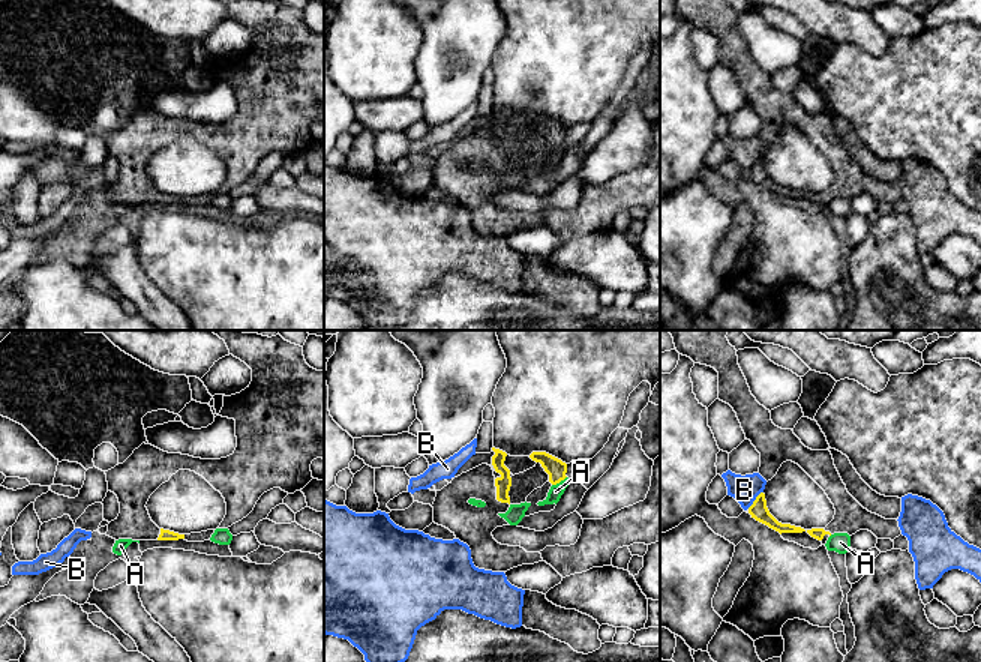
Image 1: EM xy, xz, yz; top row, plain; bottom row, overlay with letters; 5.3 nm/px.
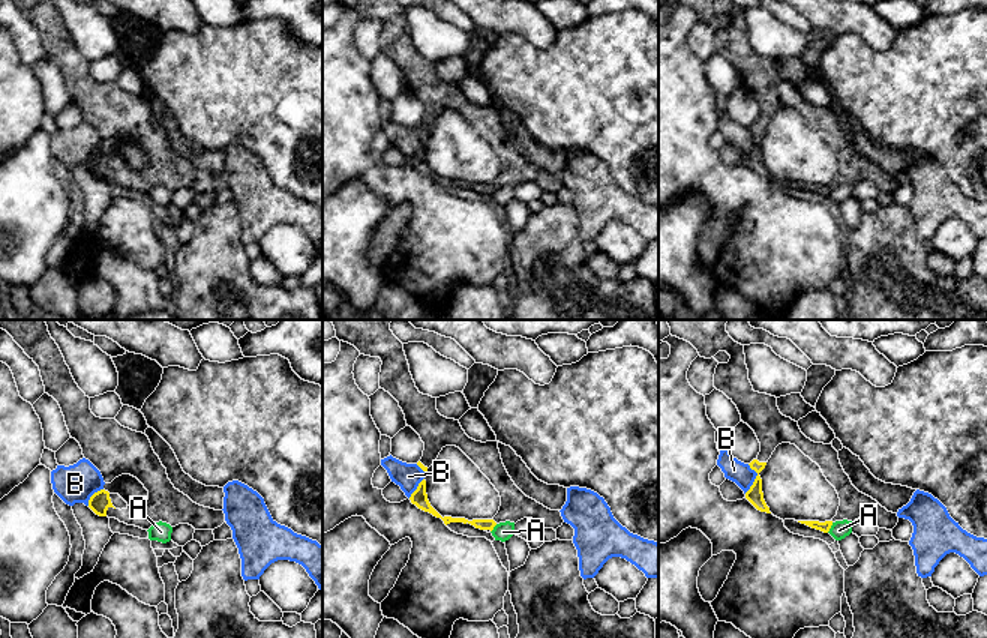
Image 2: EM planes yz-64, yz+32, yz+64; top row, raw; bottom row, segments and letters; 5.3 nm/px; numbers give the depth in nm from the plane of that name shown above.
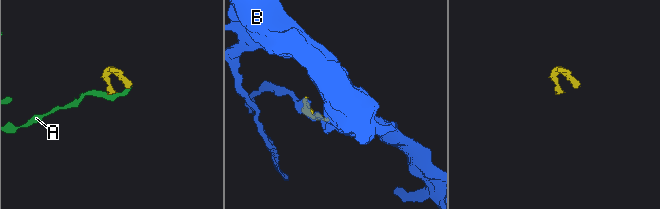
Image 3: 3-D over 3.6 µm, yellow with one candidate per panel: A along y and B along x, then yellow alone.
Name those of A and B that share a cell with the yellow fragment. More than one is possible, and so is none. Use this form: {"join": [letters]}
{"join": []}

